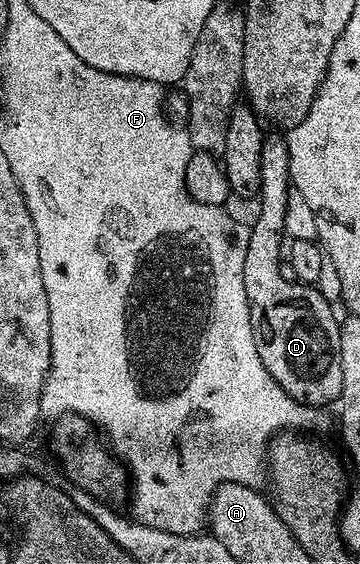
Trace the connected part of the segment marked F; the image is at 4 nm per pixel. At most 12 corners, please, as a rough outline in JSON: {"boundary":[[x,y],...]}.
{"boundary":[[89,65],[16,179],[42,412],[133,516],[322,425],[260,363],[249,228],[186,192],[167,90]]}

